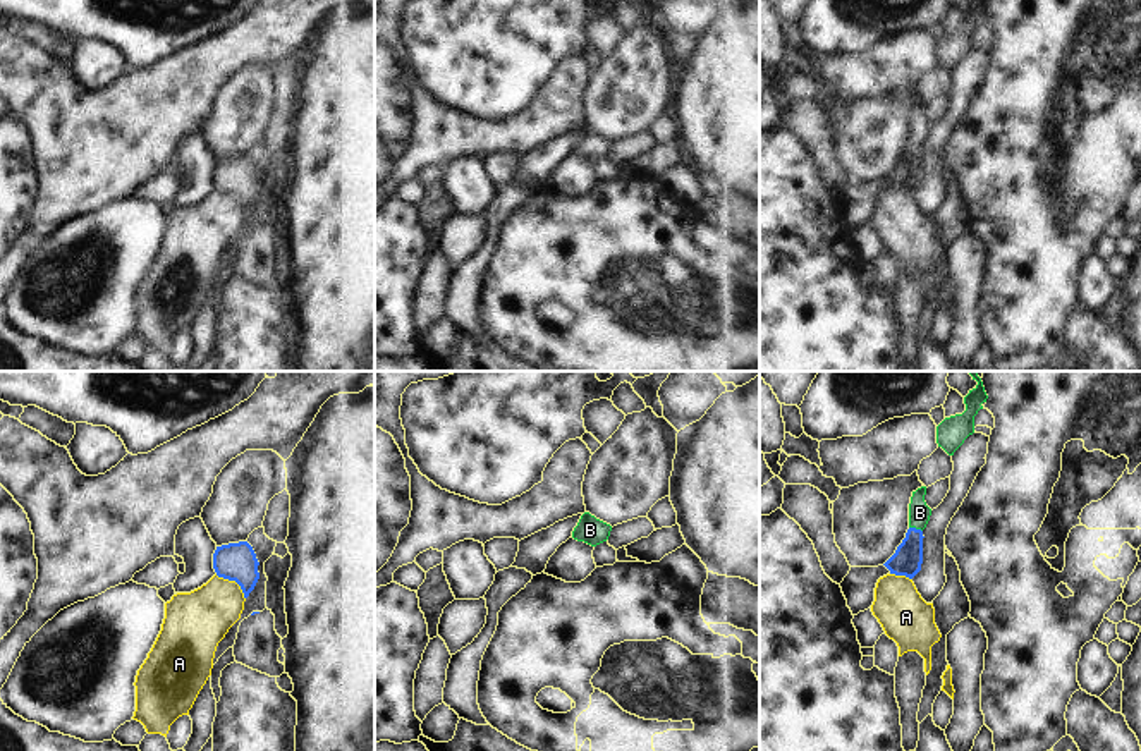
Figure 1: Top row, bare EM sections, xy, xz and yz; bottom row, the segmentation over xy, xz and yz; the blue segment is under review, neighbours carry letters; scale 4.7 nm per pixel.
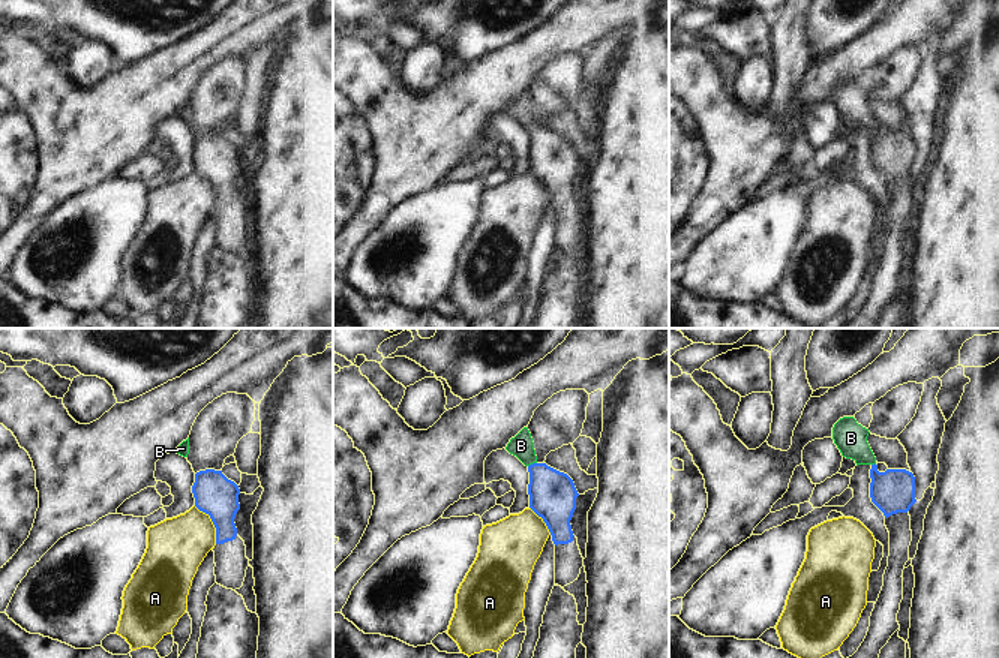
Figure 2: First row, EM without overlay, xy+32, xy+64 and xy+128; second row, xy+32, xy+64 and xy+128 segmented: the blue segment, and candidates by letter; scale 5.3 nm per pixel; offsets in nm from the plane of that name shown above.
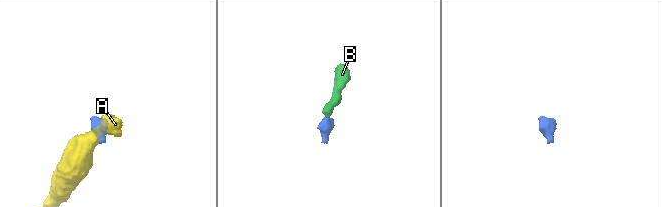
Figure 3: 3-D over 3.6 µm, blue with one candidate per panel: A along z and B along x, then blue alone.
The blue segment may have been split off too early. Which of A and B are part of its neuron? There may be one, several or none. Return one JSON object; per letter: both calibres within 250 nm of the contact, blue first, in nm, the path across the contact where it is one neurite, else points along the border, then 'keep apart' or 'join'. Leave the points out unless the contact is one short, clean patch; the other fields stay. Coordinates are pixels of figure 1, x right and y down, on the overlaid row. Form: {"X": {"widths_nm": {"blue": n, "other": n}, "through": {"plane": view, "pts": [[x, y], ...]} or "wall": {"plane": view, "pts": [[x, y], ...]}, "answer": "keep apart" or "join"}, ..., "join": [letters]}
{"A": {"widths_nm": {"blue": 180, "other": 280}, "wall": {"plane": "xy", "pts": [[215, 574], [232, 580], [244, 598]]}, "answer": "keep apart"}, "B": {"widths_nm": {"blue": 140, "other": 100}, "through": {"plane": "yz", "pts": [[906, 561], [915, 528], [920, 512]]}, "answer": "join"}, "join": ["B"]}

